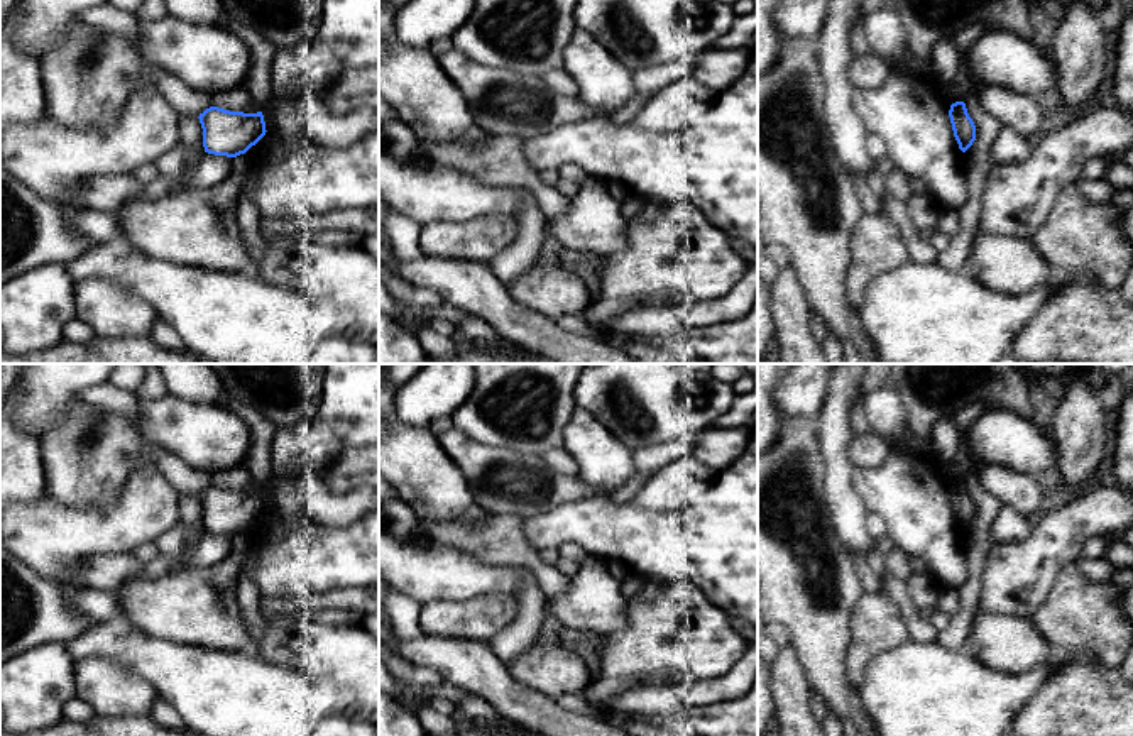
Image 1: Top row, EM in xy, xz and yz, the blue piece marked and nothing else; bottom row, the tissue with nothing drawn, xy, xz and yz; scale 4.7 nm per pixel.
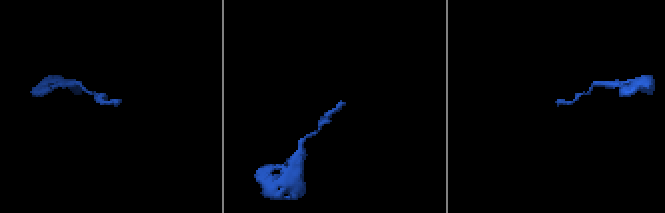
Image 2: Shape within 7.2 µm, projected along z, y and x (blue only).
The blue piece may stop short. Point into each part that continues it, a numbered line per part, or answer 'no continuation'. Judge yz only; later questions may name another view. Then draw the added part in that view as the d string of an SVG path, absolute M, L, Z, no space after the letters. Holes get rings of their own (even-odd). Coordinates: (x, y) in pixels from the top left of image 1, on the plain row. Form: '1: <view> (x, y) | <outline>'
no continuation

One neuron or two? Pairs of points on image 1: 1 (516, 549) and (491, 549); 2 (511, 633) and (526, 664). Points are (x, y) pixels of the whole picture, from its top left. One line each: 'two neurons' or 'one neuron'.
1: one neuron
2: two neurons

